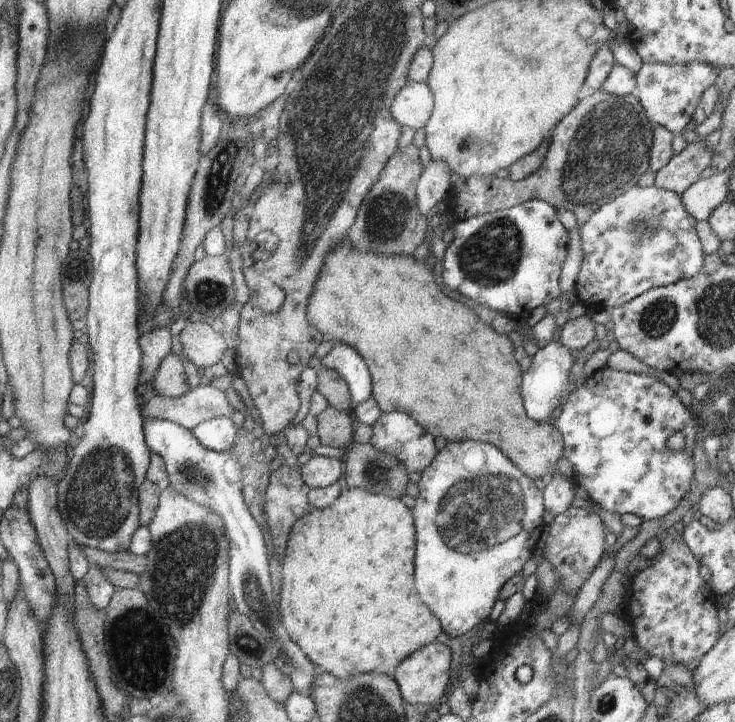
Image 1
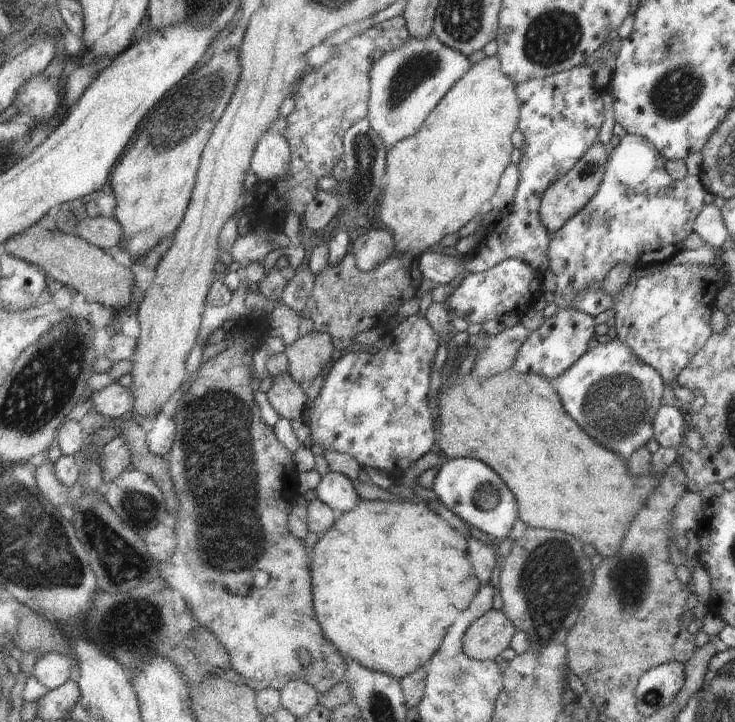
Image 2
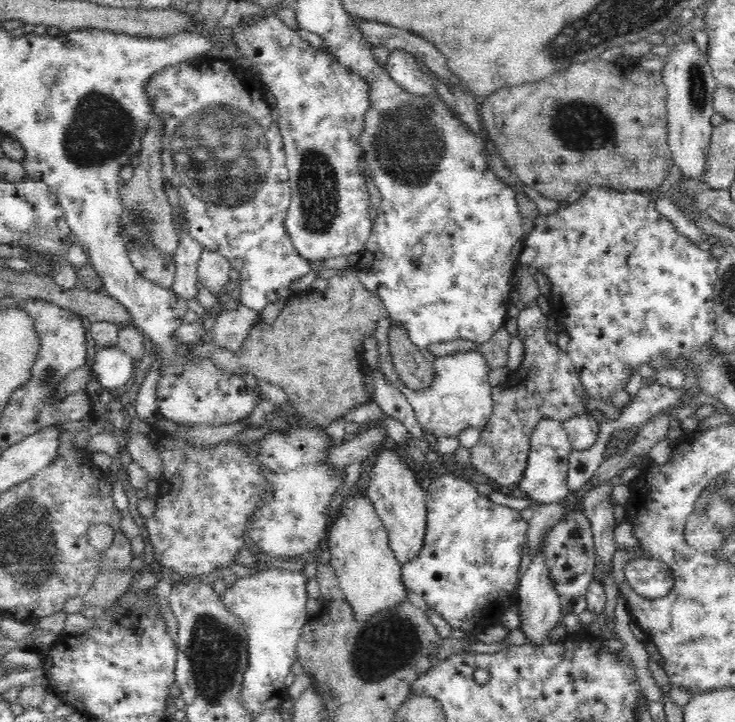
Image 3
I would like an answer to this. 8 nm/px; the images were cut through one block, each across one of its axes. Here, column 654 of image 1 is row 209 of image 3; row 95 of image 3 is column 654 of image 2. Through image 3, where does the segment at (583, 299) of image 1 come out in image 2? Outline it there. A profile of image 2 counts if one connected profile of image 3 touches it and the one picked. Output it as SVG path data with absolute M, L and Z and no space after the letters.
M628 133L620 138L615 148L607 152L597 193L579 213L571 216L559 231L550 236L548 268L555 277L557 288L549 298L558 308L572 308L572 301L581 289L599 289L607 272L616 264L633 266L638 274L652 265L665 264L681 248L681 242L692 232L694 219L704 206L702 201L706 191L701 185L700 176L686 175L681 181L673 181L667 175L664 162L649 140Z

